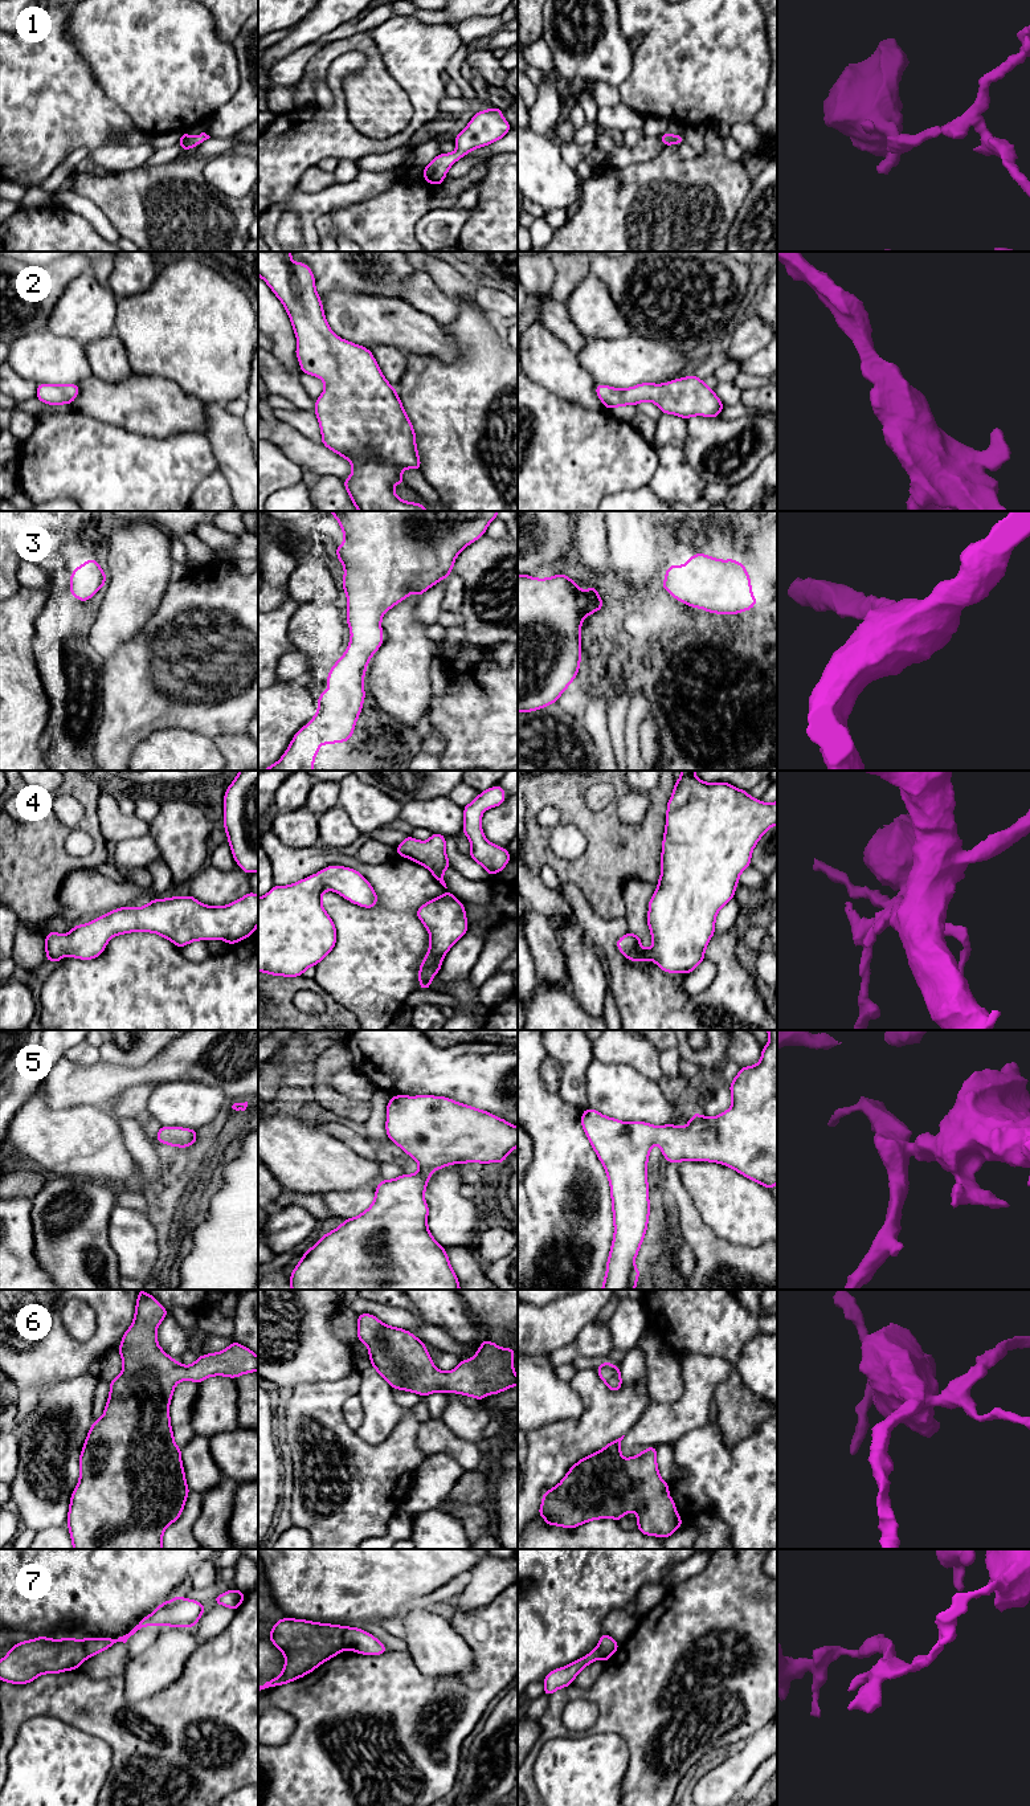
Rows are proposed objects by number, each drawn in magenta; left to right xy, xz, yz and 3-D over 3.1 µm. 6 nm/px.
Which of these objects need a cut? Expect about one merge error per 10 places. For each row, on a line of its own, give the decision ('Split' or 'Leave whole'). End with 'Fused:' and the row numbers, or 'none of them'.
1: Leave whole
2: Leave whole
3: Leave whole
4: Leave whole
5: Leave whole
6: Leave whole
7: Split
Fused: 7

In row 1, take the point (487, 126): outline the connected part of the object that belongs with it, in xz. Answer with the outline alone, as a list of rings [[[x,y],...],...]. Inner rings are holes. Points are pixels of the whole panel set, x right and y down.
[[[492,107],[474,114],[470,123],[457,135],[457,151],[437,155],[422,171],[424,179],[433,185],[444,183],[447,169],[470,151],[489,146],[503,138],[511,126],[503,118],[502,110]]]

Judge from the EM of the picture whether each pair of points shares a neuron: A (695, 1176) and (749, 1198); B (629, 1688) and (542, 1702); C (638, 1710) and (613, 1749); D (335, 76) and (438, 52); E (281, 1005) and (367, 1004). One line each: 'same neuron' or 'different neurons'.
A: same neuron
B: different neurons
C: different neurons
D: same neuron
E: different neurons

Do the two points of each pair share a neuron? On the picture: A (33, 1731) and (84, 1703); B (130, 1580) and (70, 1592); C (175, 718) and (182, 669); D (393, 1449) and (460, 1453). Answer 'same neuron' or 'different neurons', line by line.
A: different neurons
B: same neuron
C: same neuron
D: different neurons

